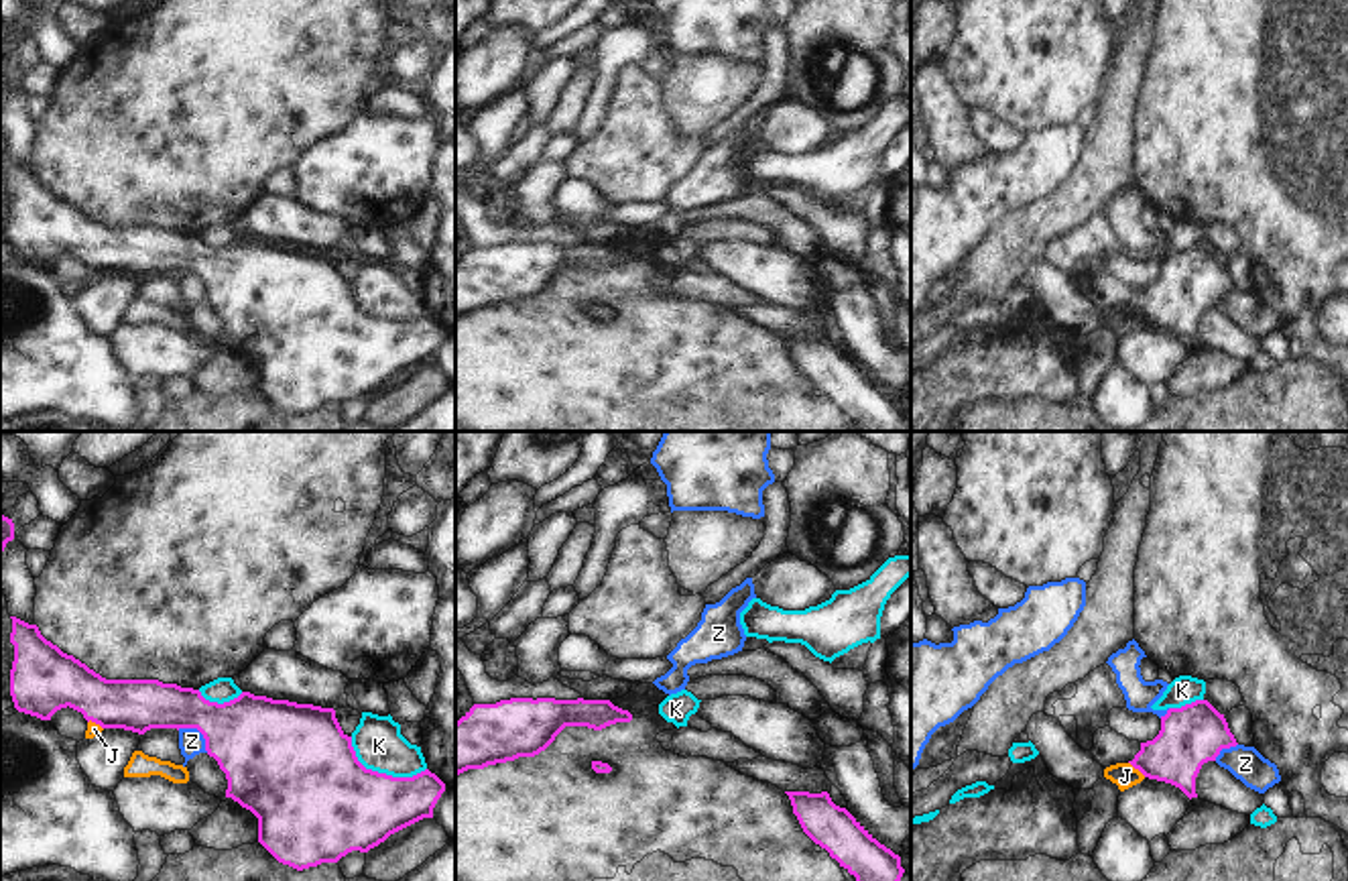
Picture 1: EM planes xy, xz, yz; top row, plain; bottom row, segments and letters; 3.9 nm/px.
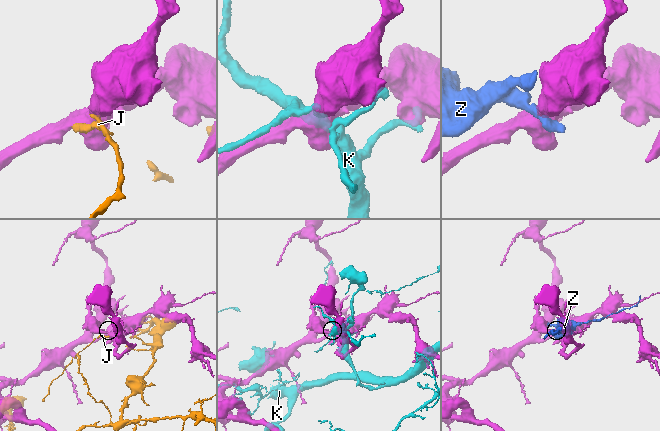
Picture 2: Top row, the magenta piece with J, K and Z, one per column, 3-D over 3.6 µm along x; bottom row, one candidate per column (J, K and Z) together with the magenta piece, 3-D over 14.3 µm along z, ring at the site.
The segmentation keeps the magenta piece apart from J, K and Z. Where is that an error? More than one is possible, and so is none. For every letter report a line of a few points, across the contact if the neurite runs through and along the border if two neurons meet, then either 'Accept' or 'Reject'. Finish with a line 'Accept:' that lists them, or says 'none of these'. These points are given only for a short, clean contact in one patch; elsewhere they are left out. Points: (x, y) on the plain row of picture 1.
J: Line: yz (1129, 306), (1145, 320). Reject
K: Reject
Z: Line: xy (177, 273), (196, 273), (208, 296). Reject
Accept: none of these

